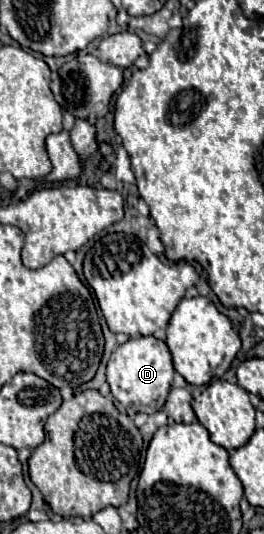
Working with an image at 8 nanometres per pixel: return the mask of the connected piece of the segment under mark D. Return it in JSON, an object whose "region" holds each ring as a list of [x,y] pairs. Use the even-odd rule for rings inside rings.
{"region":[[[141,336],[141,338],[129,338],[125,344],[121,344],[109,358],[107,364],[107,382],[111,386],[111,394],[117,402],[117,406],[127,412],[131,418],[137,412],[155,414],[161,410],[161,406],[167,400],[171,382],[173,382],[173,362],[169,348],[163,340],[157,340],[153,336]]]}

